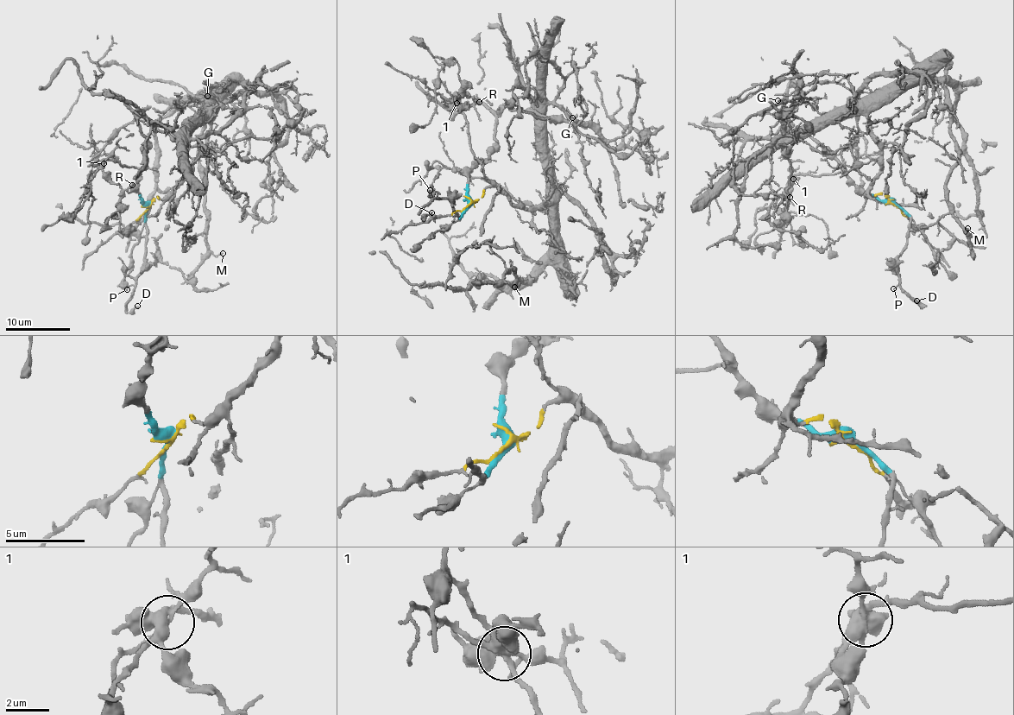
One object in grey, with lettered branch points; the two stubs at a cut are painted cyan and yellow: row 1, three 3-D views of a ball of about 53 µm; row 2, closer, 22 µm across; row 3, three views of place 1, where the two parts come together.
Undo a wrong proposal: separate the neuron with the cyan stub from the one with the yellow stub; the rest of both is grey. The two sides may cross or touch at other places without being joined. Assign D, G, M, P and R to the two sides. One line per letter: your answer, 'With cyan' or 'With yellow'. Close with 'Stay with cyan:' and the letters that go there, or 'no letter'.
D: With cyan
G: With yellow
M: With yellow
P: With cyan
R: With cyan
Stay with cyan: D, P, R

